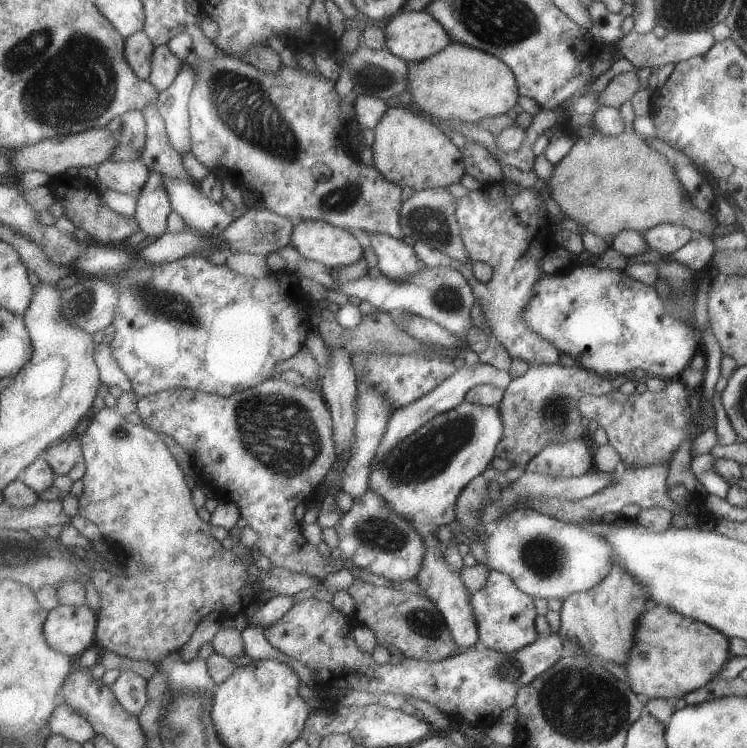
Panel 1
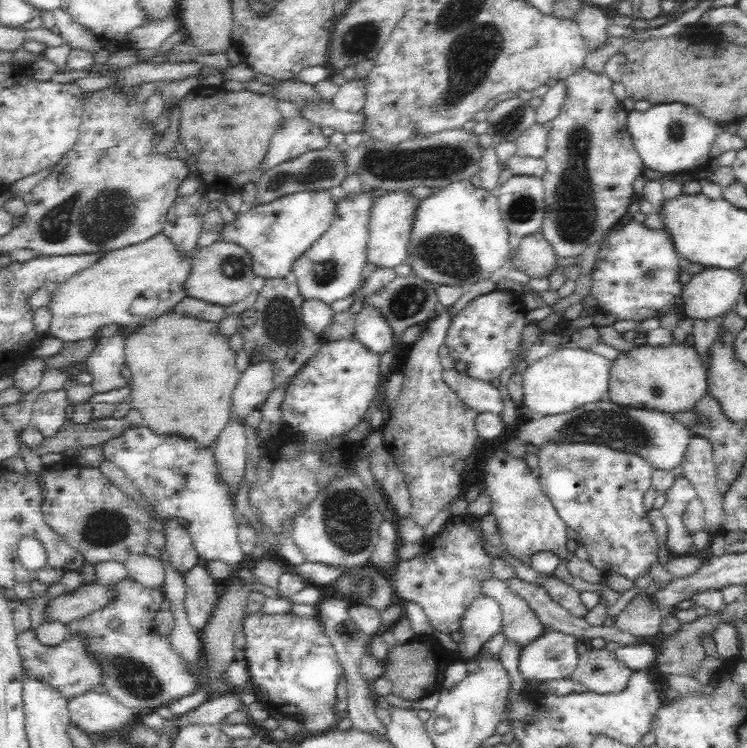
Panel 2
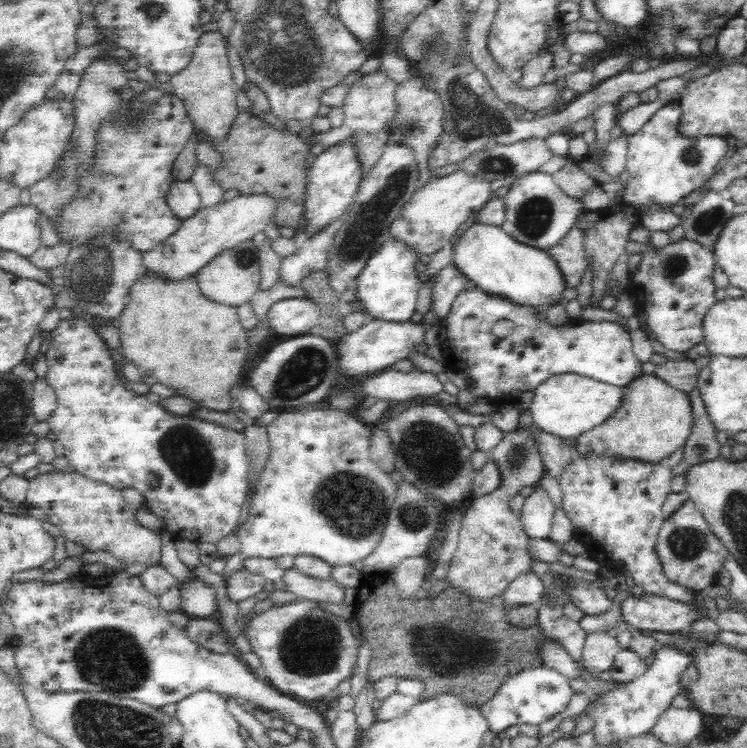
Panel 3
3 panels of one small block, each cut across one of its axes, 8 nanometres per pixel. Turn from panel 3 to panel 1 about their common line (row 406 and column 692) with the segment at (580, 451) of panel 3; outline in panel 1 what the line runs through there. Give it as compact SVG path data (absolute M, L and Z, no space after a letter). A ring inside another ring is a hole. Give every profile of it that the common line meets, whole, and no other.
M662 604L649 607L638 618L637 624L630 656L624 664L628 674L625 681L643 700L680 699L715 679L726 660L731 657L729 638L722 632L698 620L688 619Z

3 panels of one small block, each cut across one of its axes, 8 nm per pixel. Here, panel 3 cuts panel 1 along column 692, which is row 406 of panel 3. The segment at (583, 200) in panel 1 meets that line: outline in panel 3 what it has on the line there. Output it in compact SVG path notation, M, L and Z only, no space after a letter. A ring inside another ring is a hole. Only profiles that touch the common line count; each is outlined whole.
M152 273L140 274L139 278L134 280L134 284L132 284L132 288L130 288L130 292L128 292L128 302L126 302L124 306L124 310L120 312L120 316L118 316L115 323L118 327L120 340L122 342L123 352L121 356L140 366L140 369L144 373L150 372L150 374L152 374L150 378L156 378L156 382L162 382L162 384L166 384L166 386L170 386L170 388L176 388L180 396L191 396L191 398L195 398L197 402L201 402L203 407L209 408L210 410L230 412L230 388L232 384L238 382L241 378L240 369L249 354L248 333L247 330L240 325L236 307L220 305L206 298L199 289L196 276L188 276L180 280L170 280L164 279L164 277L156 277L156 275L152 275Z

